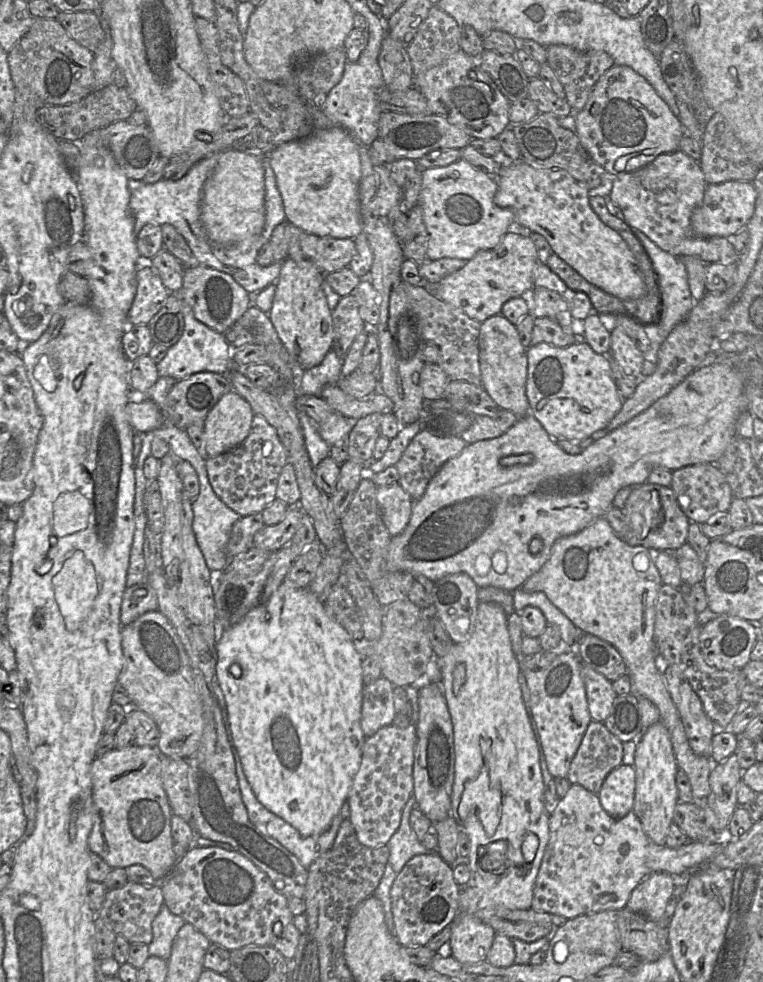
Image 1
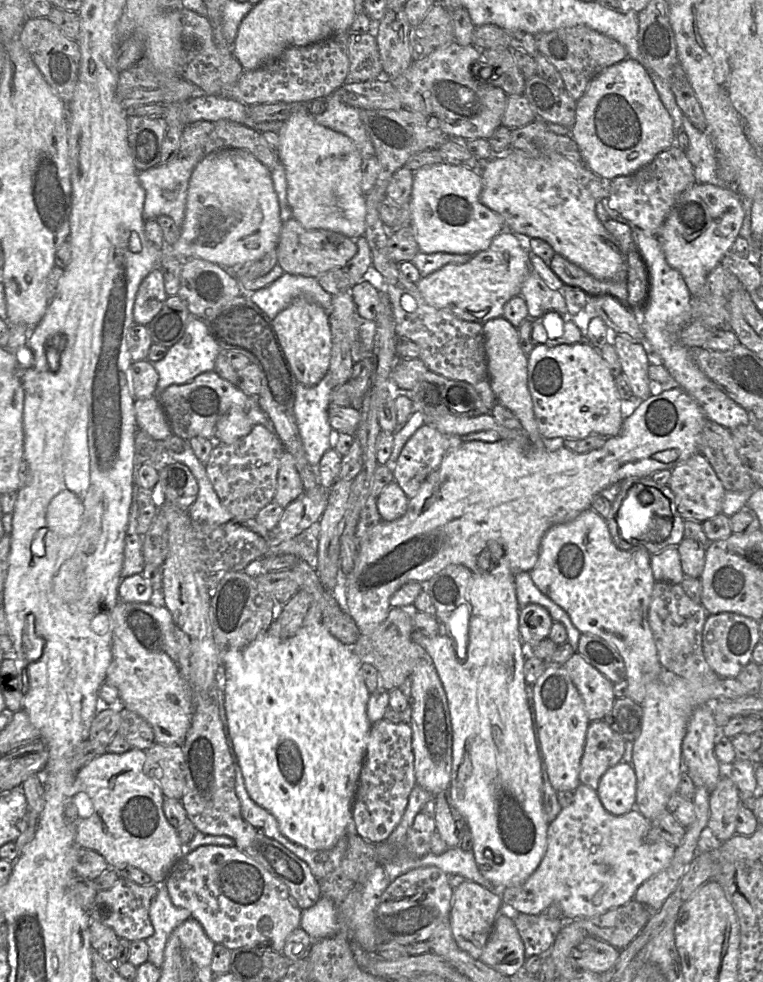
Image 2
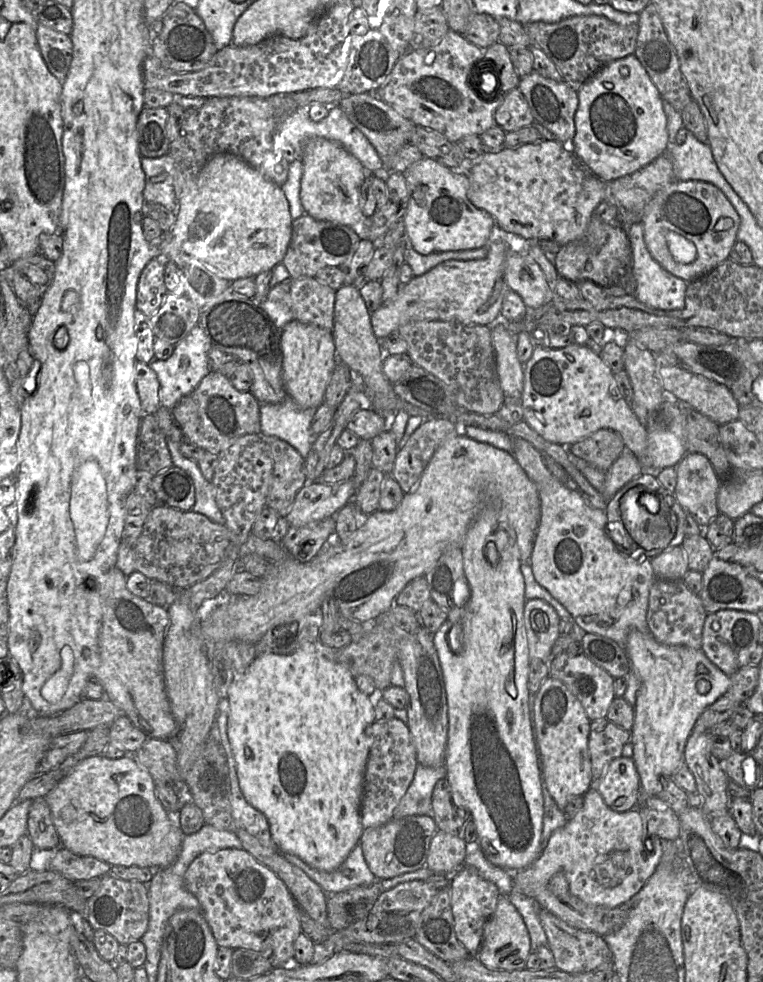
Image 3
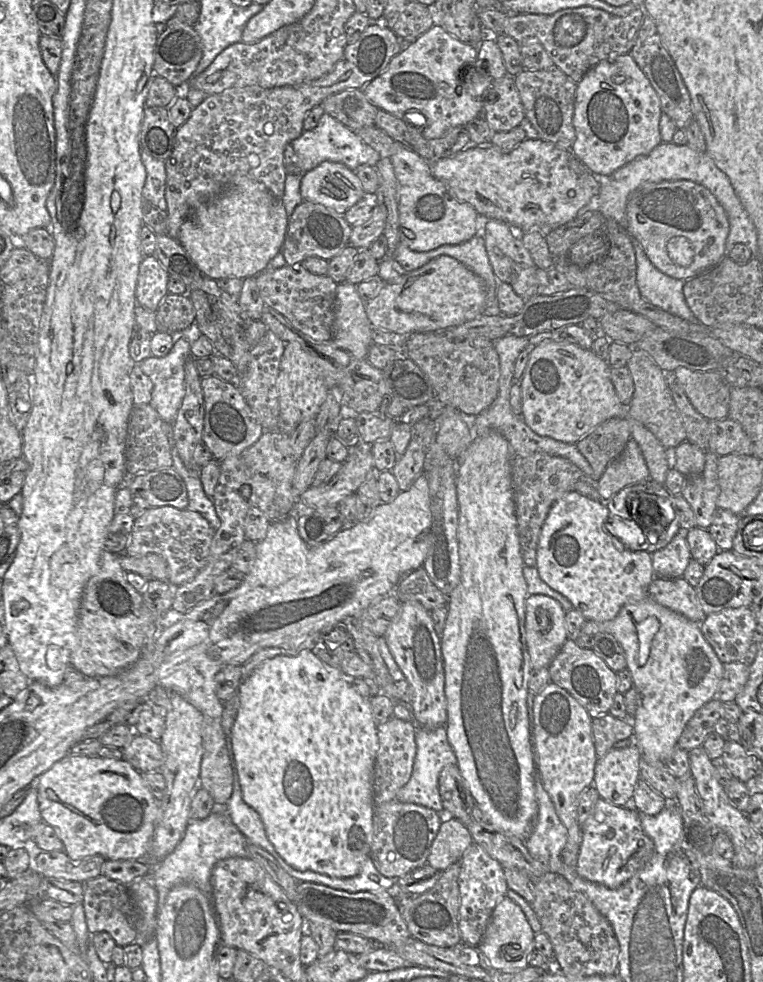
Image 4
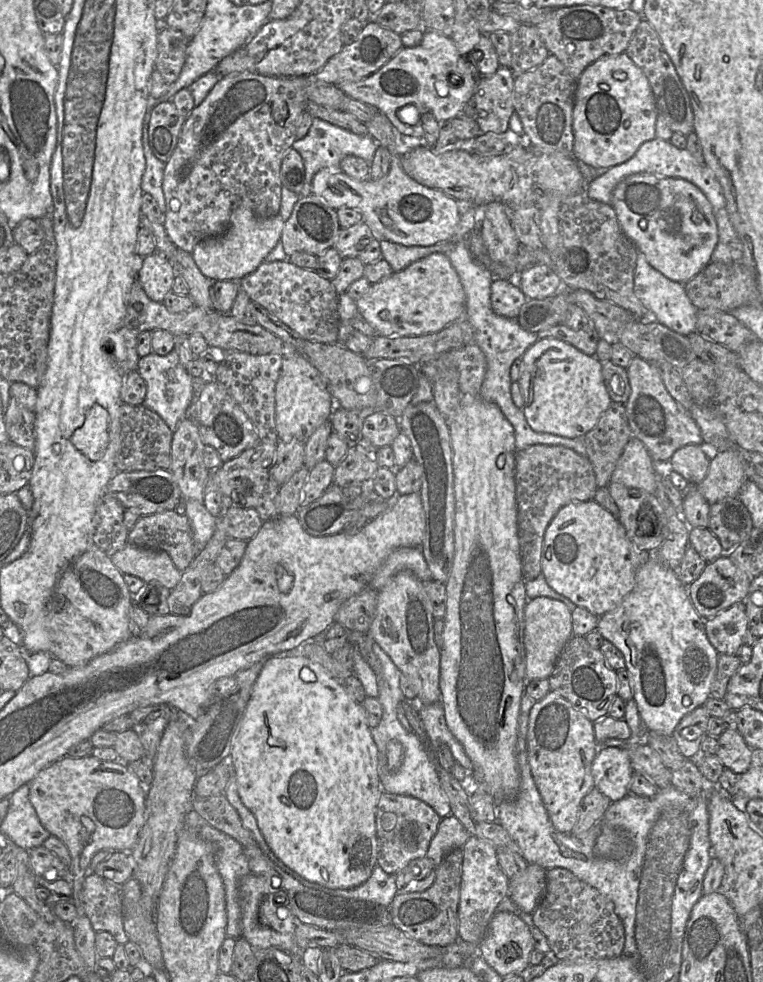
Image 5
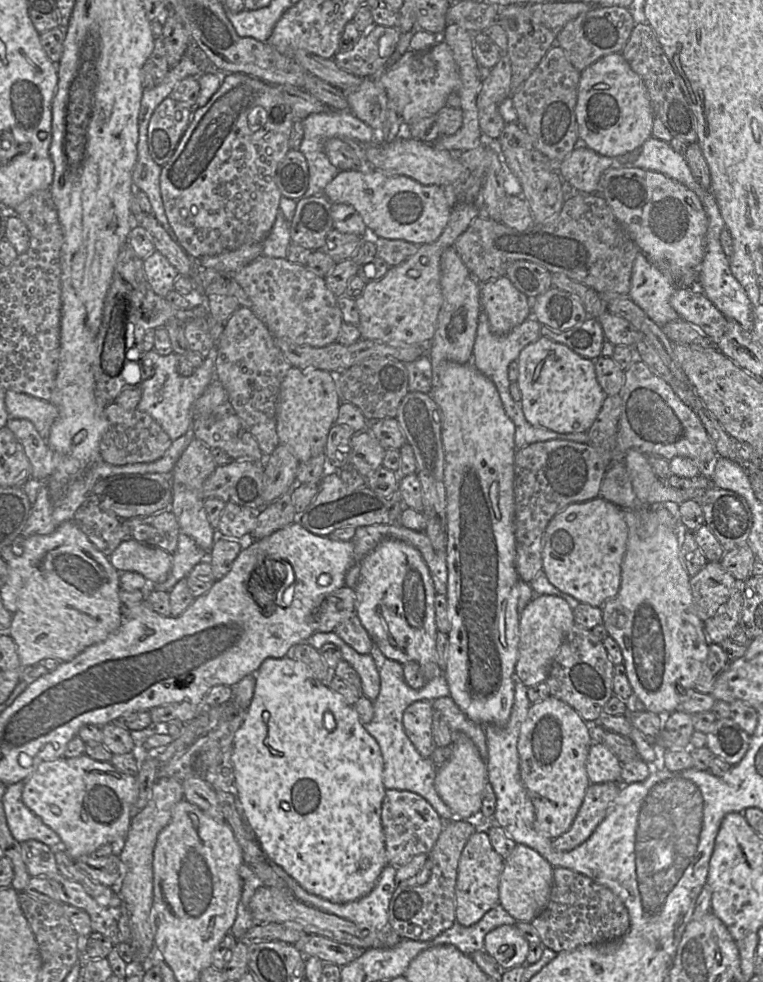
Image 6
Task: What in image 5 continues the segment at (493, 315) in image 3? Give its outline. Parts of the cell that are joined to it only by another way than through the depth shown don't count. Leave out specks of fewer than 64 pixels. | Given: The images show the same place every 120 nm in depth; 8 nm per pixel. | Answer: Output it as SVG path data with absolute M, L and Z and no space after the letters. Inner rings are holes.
M442 253L430 254L371 284L357 301L359 313L379 336L421 336L443 330L466 316L466 295L450 259Z

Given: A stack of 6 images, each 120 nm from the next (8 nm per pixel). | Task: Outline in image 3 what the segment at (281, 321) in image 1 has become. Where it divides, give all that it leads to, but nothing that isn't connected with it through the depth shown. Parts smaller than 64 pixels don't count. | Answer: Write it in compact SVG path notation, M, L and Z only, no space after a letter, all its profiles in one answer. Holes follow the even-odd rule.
M293 319L281 329L280 340L287 395L301 408L318 408L324 402L326 387L337 362L332 331Z

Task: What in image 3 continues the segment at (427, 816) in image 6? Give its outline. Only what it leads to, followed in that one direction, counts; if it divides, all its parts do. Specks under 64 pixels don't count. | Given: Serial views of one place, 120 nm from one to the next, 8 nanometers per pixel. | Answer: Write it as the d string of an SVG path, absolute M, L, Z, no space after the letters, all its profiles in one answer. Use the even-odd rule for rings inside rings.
M414 815L364 829L359 843L370 871L382 880L425 867L430 842L436 831L437 825L431 815Z

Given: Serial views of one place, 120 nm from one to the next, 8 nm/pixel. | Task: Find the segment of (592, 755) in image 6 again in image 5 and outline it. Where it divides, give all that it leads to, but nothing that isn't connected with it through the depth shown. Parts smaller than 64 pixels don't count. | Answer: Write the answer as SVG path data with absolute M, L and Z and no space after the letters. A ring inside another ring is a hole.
M600 746L591 765L594 787L611 802L630 793L629 785L634 772L626 747Z

